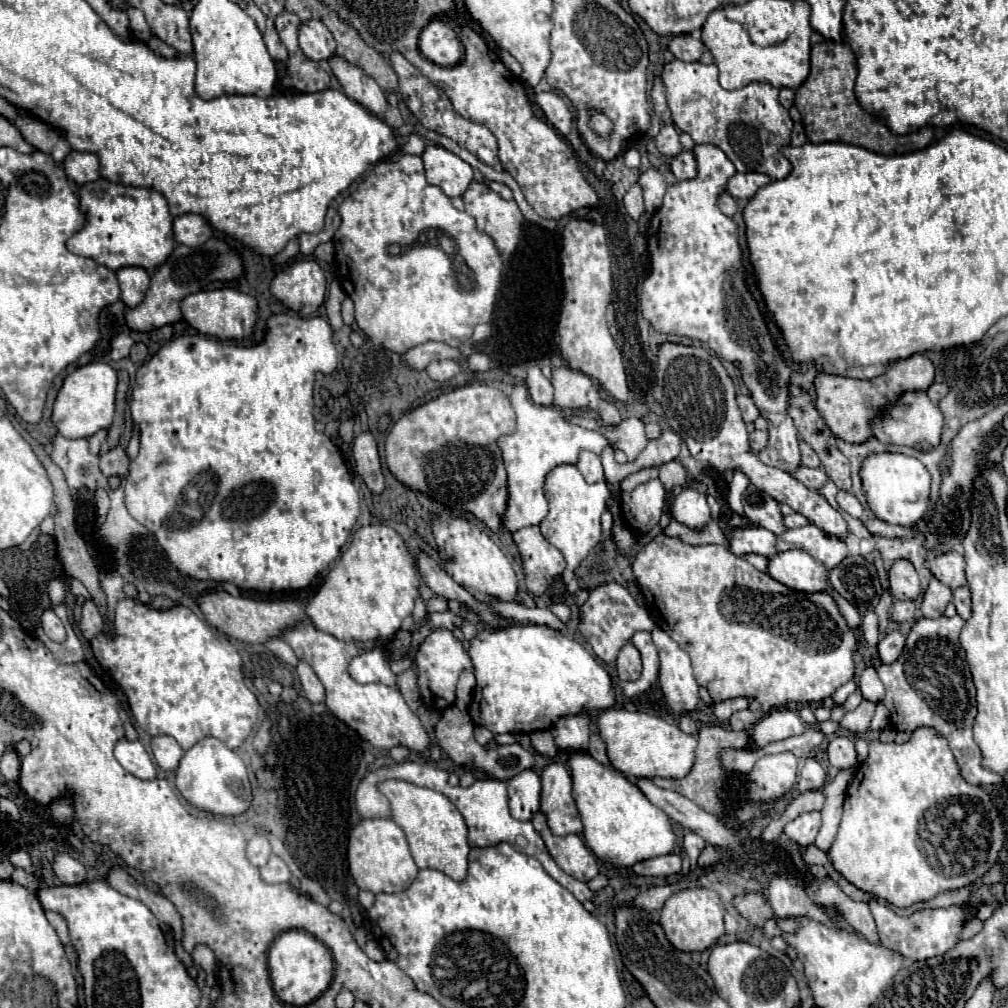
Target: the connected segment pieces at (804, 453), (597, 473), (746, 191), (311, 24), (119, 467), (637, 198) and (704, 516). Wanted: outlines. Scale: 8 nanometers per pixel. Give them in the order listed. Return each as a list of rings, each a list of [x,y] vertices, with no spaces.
[[[801,441],[799,447],[801,447],[801,465],[805,465],[805,467],[821,467],[821,461],[819,461],[817,453],[805,441]]]
[[[581,451],[579,453],[579,463],[577,463],[577,469],[583,473],[583,477],[589,481],[589,483],[597,483],[597,481],[603,481],[603,465],[601,465],[601,457],[591,453],[591,451]]]
[[[737,173],[727,183],[727,193],[735,199],[751,199],[761,187],[769,185],[771,179],[763,173]]]
[[[315,19],[305,21],[301,25],[299,45],[301,45],[303,53],[313,61],[329,59],[335,55],[335,39],[333,39],[331,31],[321,21],[315,21]]]
[[[109,451],[105,455],[101,455],[101,471],[111,477],[111,475],[119,475],[125,477],[127,475],[127,465],[129,465],[129,457],[125,455],[125,451]]]
[[[633,185],[633,187],[629,189],[629,193],[627,193],[625,199],[623,199],[623,205],[625,205],[627,215],[629,215],[633,221],[639,221],[641,213],[645,211],[643,197],[641,197],[641,187],[639,187],[639,185]]]
[[[683,489],[683,493],[679,493],[673,503],[673,519],[689,529],[703,531],[711,521],[705,495],[695,489]]]

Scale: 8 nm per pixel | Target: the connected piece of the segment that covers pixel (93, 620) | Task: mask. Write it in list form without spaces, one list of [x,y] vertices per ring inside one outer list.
[[[87,599],[81,607],[81,621],[79,621],[81,633],[85,639],[93,639],[103,631],[103,619],[93,599]]]

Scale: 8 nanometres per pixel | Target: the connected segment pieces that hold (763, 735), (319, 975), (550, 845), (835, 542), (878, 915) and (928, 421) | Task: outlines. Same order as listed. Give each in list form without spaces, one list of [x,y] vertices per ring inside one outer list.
[[[773,709],[767,717],[763,717],[751,733],[751,749],[759,751],[771,741],[783,741],[805,731],[805,723],[791,709]]]
[[[291,929],[281,933],[269,949],[269,973],[277,997],[287,1005],[309,1004],[325,991],[333,979],[333,957],[329,947],[325,947],[317,937]]]
[[[537,813],[533,817],[533,827],[535,831],[543,837],[543,843],[553,857],[553,861],[571,877],[579,881],[591,881],[597,877],[599,867],[595,855],[589,851],[589,847],[583,843],[579,835],[565,835],[565,837],[555,837],[545,821],[543,813]]]
[[[815,525],[789,529],[777,535],[777,551],[787,551],[787,549],[803,549],[809,555],[813,555],[817,561],[821,561],[827,569],[837,567],[837,563],[841,563],[847,557],[845,541],[825,535]]]
[[[871,901],[869,907],[877,923],[881,943],[893,951],[899,951],[909,961],[923,961],[935,955],[945,955],[945,951],[955,947],[963,925],[963,907],[957,905],[947,909],[923,909],[919,913],[913,913],[911,917],[899,917],[889,907],[879,905],[877,901]]]
[[[913,391],[901,395],[901,399],[889,407],[883,415],[875,417],[871,423],[873,435],[881,443],[895,443],[895,445],[907,445],[919,451],[929,451],[939,445],[941,437],[941,427],[943,427],[943,415],[941,411],[929,401],[925,391]]]

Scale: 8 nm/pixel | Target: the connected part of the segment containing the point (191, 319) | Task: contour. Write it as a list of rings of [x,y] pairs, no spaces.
[[[229,287],[197,291],[181,301],[181,313],[183,319],[203,335],[213,335],[219,339],[243,339],[251,337],[253,333],[253,325],[257,321],[257,301],[251,295]]]

